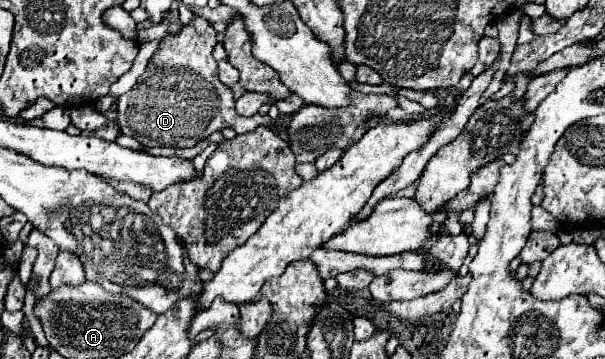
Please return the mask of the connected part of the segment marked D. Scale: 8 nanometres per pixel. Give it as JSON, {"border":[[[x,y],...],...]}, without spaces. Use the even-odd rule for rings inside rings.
{"border":[[[195,18],[189,26],[181,28],[179,36],[169,36],[159,44],[139,84],[117,102],[121,134],[135,138],[143,146],[191,148],[223,128],[233,128],[237,134],[243,134],[257,126],[269,126],[268,115],[257,113],[245,117],[237,114],[233,92],[217,78],[217,62],[211,56],[217,44],[215,36],[217,32],[207,20]]]}

